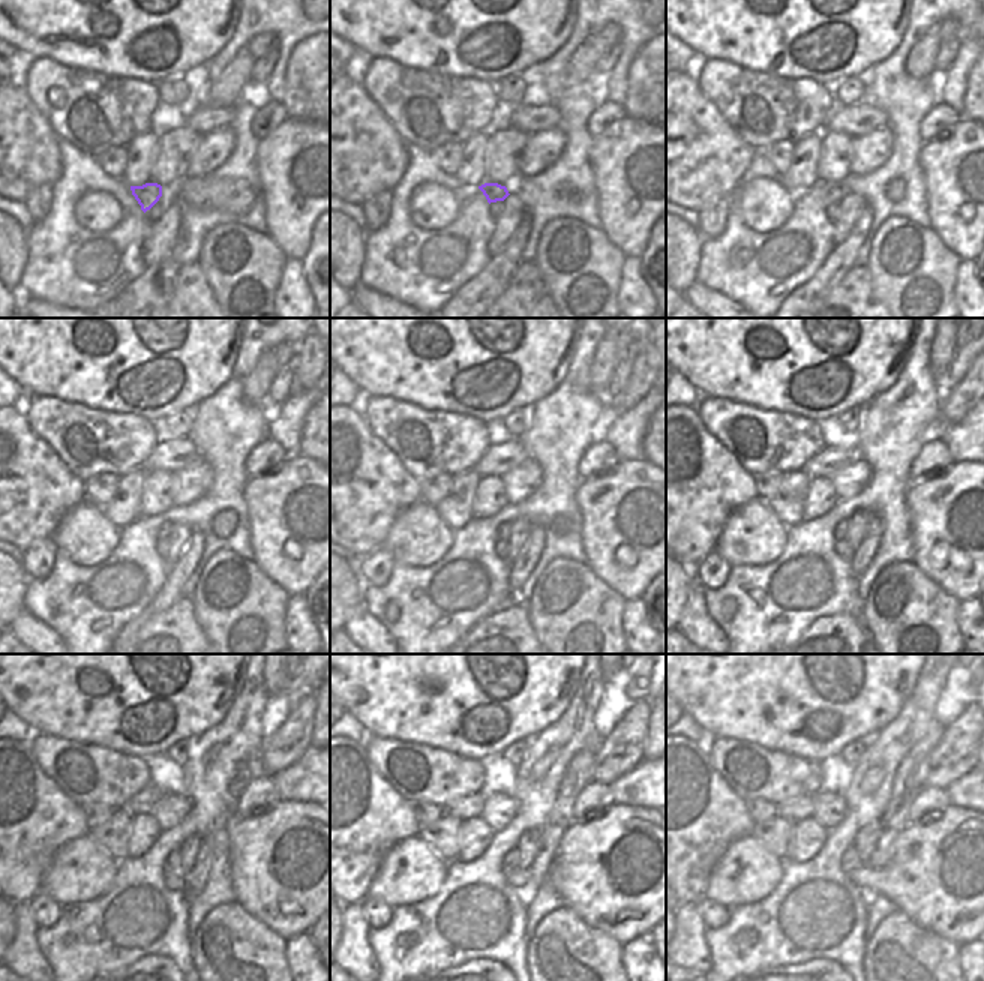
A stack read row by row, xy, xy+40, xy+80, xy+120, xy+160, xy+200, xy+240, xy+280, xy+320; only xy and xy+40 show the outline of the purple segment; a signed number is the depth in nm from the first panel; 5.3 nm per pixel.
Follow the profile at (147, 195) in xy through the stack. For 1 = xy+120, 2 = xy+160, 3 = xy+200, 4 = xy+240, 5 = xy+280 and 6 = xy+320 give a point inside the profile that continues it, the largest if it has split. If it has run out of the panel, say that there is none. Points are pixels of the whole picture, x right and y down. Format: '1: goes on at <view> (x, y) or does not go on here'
1: goes on at xy+120 (164, 533)
2: goes on at xy+160 (503, 531)
3: goes on at xy+200 (840, 530)
4: goes on at xy+240 (173, 861)
5: goes on at xy+280 (510, 861)
6: goes on at xy+320 (849, 861)

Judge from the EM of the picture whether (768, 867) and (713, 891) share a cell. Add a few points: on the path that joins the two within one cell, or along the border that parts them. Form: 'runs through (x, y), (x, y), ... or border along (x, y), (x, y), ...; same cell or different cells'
runs through (755, 872), (747, 872), (737, 882), (726, 885); same cell

